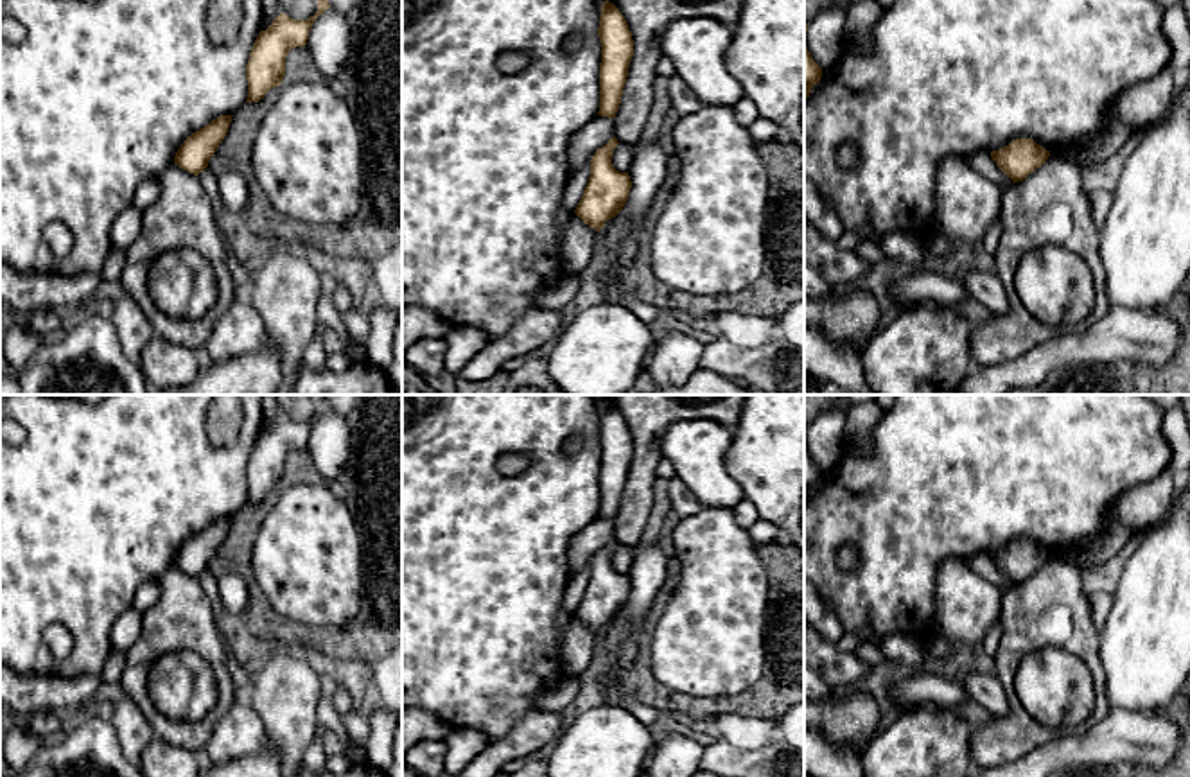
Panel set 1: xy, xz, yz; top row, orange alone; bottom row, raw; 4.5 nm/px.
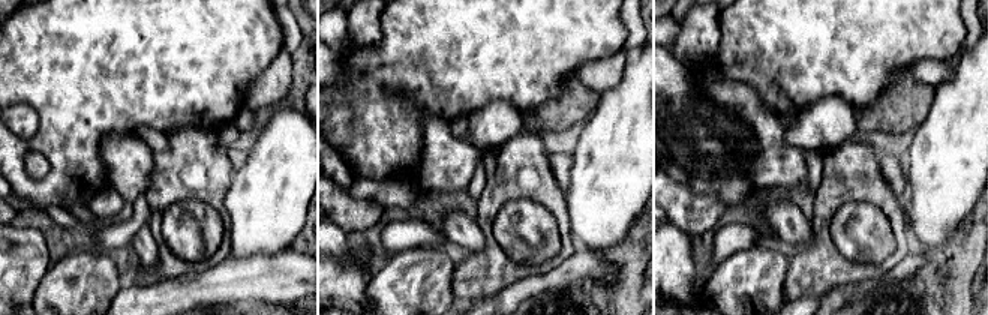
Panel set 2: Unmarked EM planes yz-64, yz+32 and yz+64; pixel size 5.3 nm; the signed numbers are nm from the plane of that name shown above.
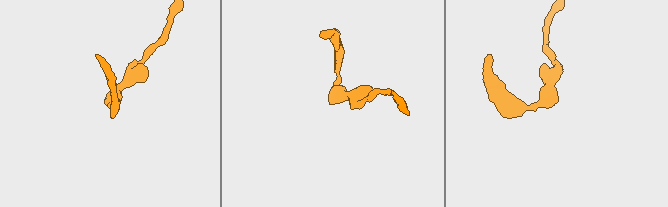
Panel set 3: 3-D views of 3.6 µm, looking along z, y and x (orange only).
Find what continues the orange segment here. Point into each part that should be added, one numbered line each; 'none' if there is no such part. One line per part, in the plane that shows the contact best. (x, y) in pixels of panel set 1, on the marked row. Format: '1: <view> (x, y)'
none

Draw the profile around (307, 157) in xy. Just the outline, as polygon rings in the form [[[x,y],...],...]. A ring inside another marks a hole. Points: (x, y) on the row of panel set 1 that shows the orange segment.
[[[285,83],[255,131],[249,158],[267,210],[282,223],[307,231],[332,231],[361,210],[364,142],[350,106],[321,83]]]

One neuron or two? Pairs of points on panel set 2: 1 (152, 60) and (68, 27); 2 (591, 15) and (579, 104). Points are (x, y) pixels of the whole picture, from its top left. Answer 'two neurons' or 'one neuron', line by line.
1: one neuron
2: two neurons

